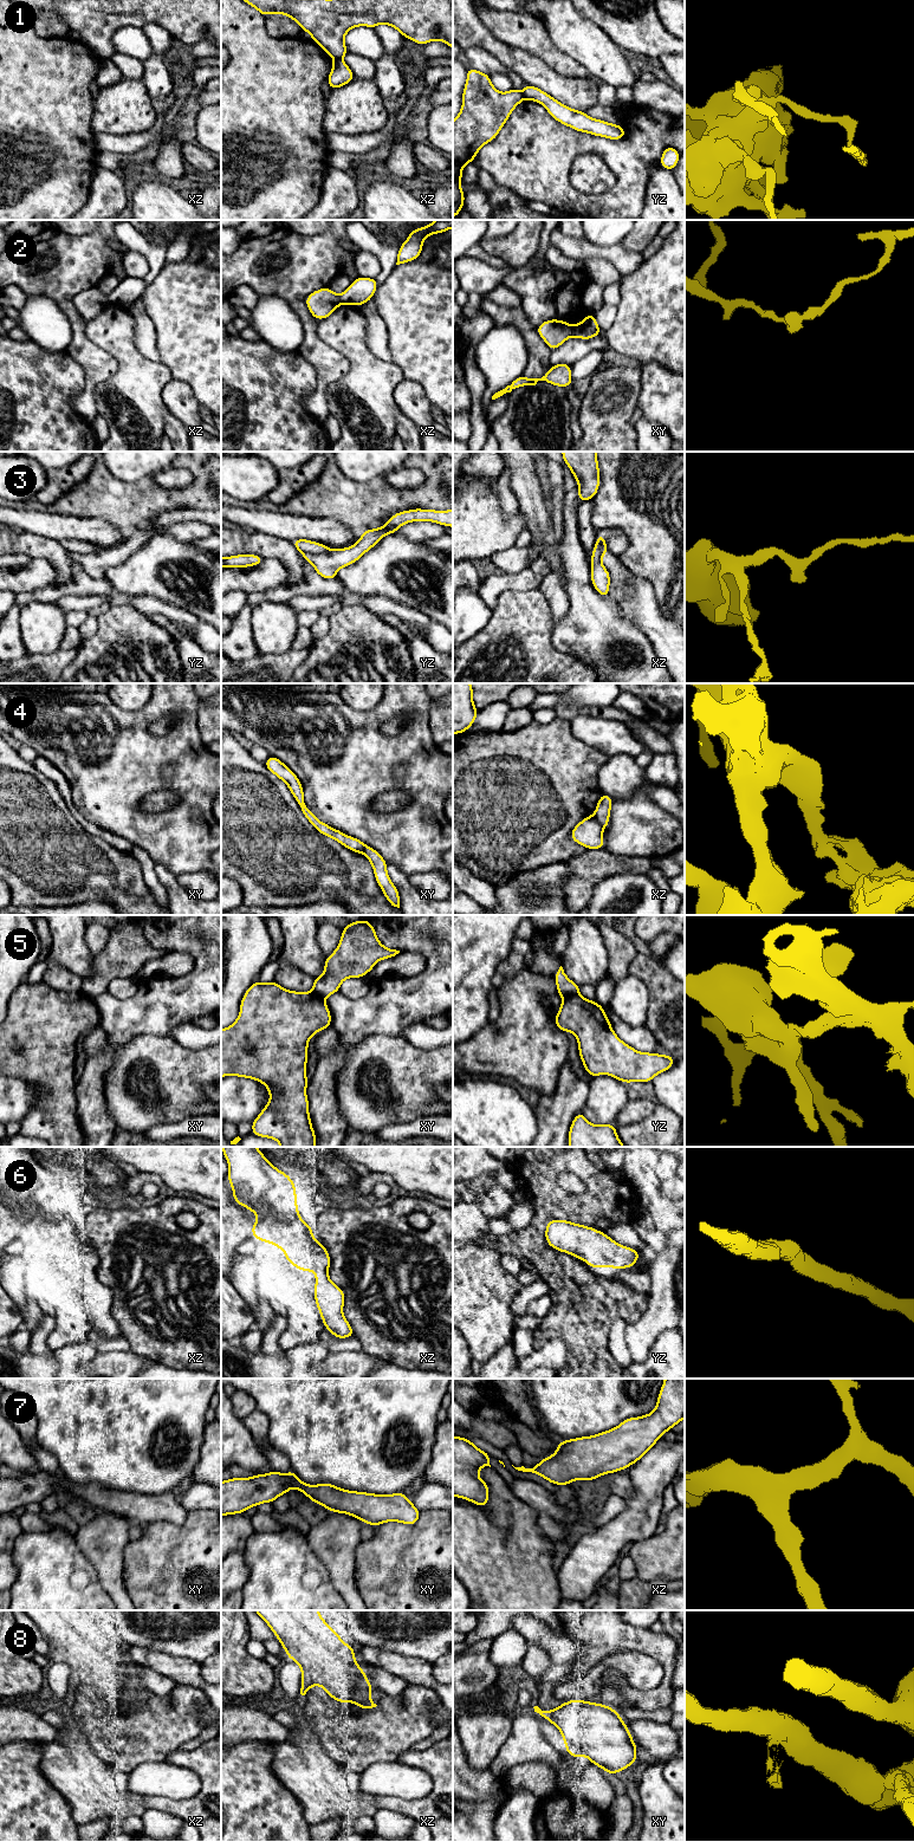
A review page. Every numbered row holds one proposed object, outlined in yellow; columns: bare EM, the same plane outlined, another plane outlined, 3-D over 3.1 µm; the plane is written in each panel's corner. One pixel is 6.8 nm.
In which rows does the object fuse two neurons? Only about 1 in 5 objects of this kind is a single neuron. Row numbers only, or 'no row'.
1, 2, 3, 4, 5

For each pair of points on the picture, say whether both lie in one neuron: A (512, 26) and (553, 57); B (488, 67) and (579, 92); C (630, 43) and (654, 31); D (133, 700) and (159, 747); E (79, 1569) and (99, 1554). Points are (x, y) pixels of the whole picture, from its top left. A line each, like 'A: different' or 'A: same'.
A: same
B: different
C: same
D: different
E: different

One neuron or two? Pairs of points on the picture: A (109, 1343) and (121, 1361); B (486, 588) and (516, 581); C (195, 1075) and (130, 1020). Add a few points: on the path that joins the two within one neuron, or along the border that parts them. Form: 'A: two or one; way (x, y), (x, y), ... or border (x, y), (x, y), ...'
A: two; border (98, 1350), (131, 1351)
B: one; way (493, 585), (509, 582)
C: two; border (170, 1033), (137, 1035), (121, 1045)

